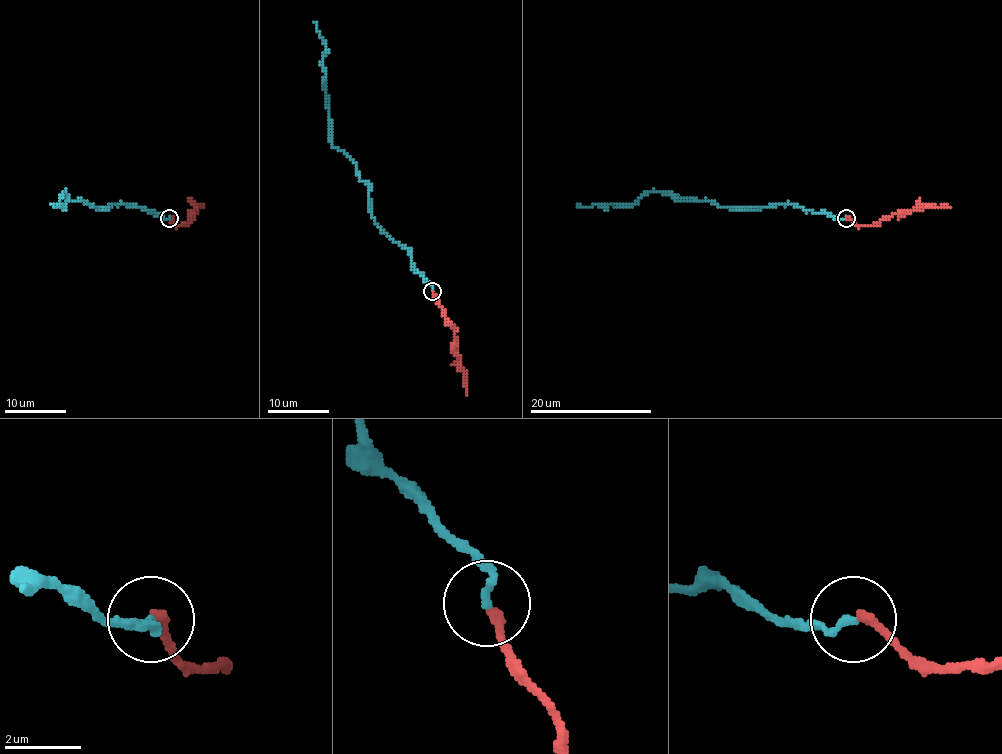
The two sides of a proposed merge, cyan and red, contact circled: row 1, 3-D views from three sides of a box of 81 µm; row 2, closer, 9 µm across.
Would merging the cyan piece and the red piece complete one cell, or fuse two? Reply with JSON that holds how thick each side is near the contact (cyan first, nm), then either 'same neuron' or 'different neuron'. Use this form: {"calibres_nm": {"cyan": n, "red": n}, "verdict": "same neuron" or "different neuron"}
{"calibres_nm": {"cyan": 200, "red": 260}, "verdict": "same neuron"}

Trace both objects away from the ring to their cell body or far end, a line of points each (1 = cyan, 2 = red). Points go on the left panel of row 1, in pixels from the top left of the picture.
1: (169, 218), (122, 203), (97, 209), (82, 200), (68, 200), (65, 191), (60, 206), (51, 205)
2: (169, 218), (180, 226), (190, 218), (196, 208), (204, 208)

